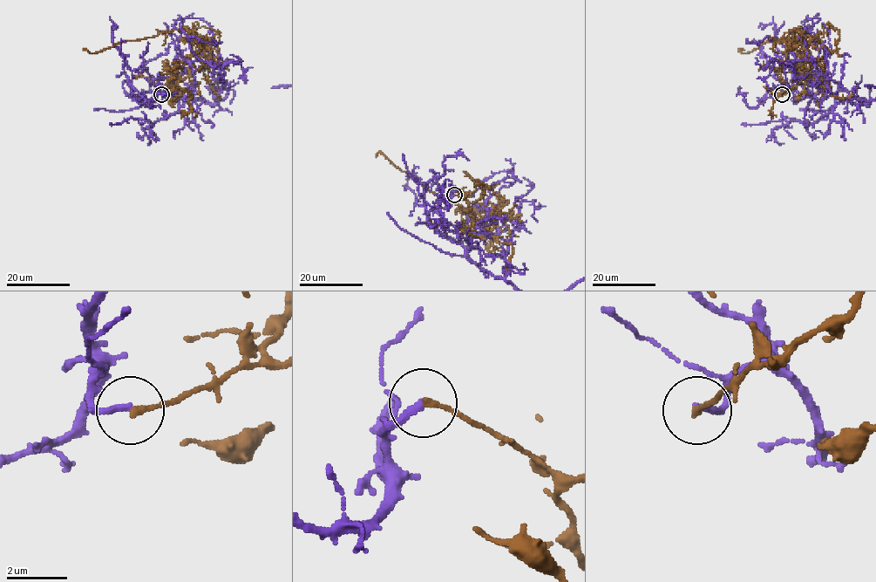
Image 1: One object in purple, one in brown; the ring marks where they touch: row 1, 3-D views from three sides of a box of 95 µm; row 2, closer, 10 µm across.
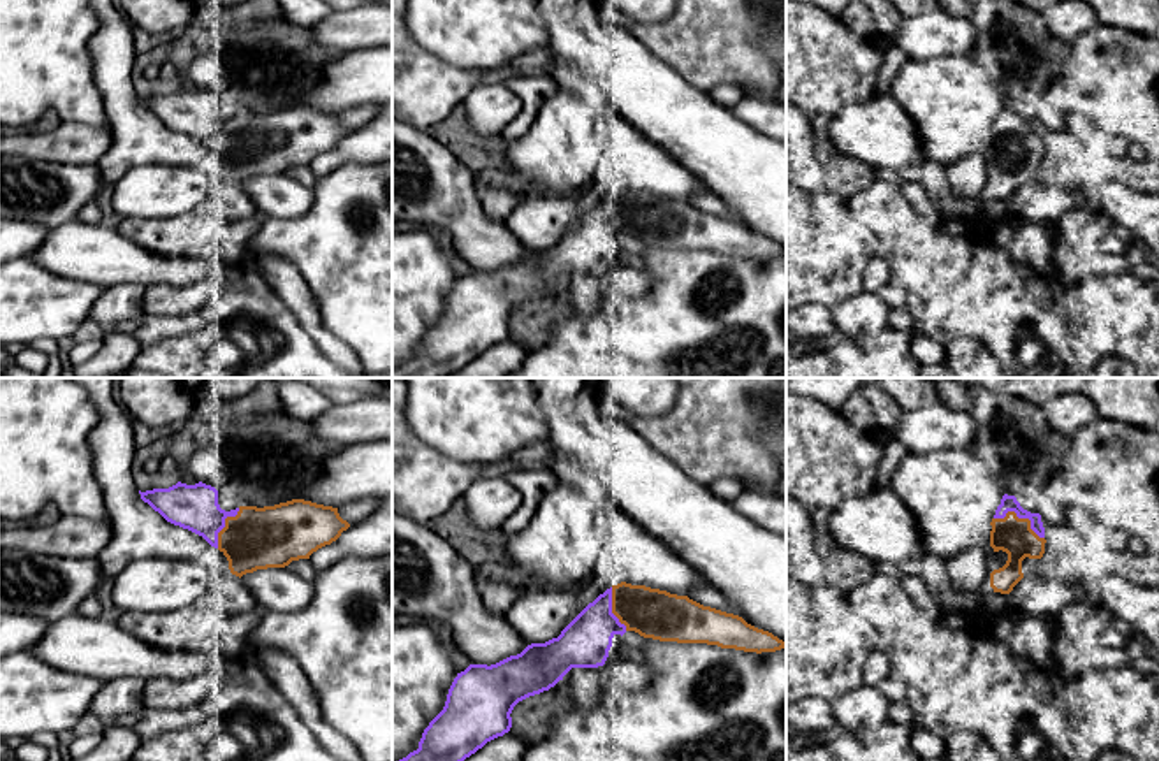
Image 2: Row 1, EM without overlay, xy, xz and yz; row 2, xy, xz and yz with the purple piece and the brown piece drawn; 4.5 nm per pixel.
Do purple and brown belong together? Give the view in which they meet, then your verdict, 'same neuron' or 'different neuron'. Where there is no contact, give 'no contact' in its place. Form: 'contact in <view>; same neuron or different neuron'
contact in yz; different neuron

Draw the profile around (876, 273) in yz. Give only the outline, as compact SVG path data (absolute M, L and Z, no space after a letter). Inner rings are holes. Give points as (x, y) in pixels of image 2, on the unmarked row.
M874 257L865 265L864 278L862 278L862 288L876 294L886 285L888 276L890 276L890 269L886 262L879 257Z

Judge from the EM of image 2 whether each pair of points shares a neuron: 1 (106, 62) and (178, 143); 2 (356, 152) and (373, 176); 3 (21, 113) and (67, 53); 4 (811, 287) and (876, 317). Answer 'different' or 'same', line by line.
1: same
2: different
3: same
4: different

